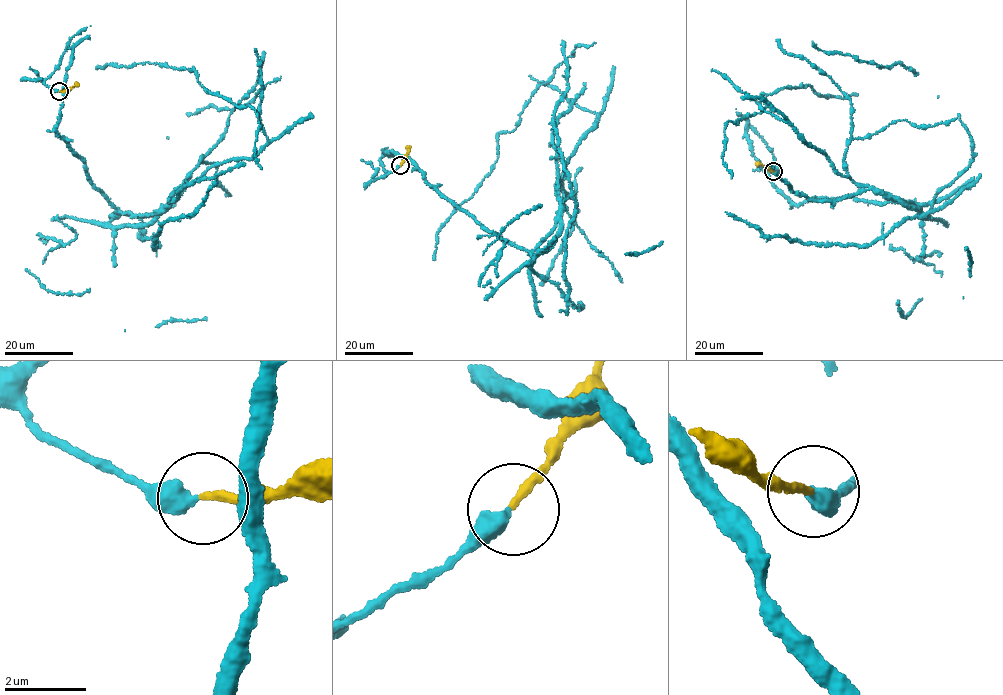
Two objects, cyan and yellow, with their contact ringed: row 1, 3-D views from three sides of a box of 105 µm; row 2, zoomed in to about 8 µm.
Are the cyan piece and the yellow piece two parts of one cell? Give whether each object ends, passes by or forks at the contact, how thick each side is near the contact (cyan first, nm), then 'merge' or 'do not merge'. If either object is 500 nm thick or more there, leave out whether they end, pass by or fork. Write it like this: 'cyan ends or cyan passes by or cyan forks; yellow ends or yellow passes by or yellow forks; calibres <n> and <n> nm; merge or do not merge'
cyan ends; yellow ends; calibres 440 and 190 nm; merge

